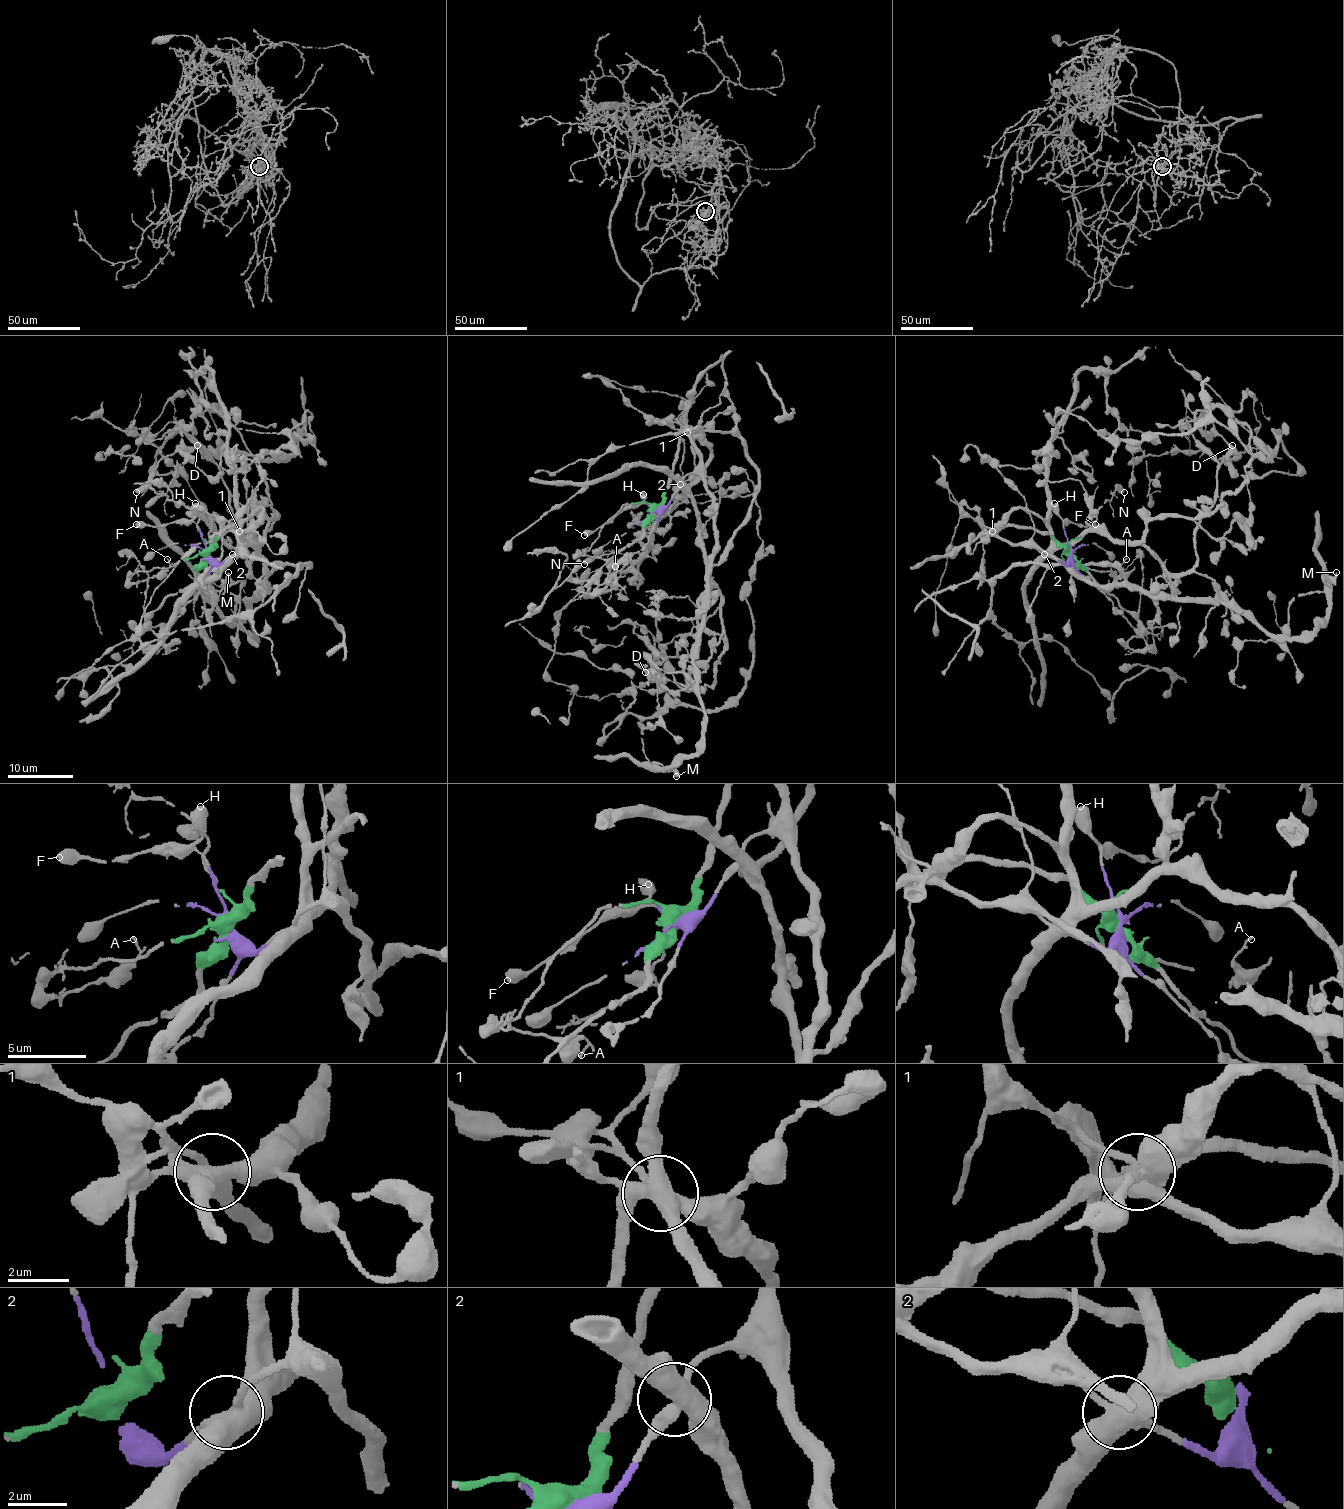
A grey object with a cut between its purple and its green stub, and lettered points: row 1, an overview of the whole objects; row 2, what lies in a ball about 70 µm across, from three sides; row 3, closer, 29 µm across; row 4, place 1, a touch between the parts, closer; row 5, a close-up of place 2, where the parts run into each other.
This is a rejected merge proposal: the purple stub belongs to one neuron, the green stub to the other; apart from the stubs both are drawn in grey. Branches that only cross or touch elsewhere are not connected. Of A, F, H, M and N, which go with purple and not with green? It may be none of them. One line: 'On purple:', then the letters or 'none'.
On purple: F, H, M

